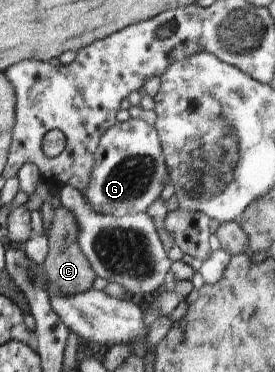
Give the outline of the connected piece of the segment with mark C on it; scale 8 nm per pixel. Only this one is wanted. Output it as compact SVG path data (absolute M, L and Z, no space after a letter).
M63 205L56 208L46 235L48 238L48 255L40 264L48 288L56 295L74 295L87 292L92 288L93 281L97 277L77 244L77 235L78 226L75 215Z

